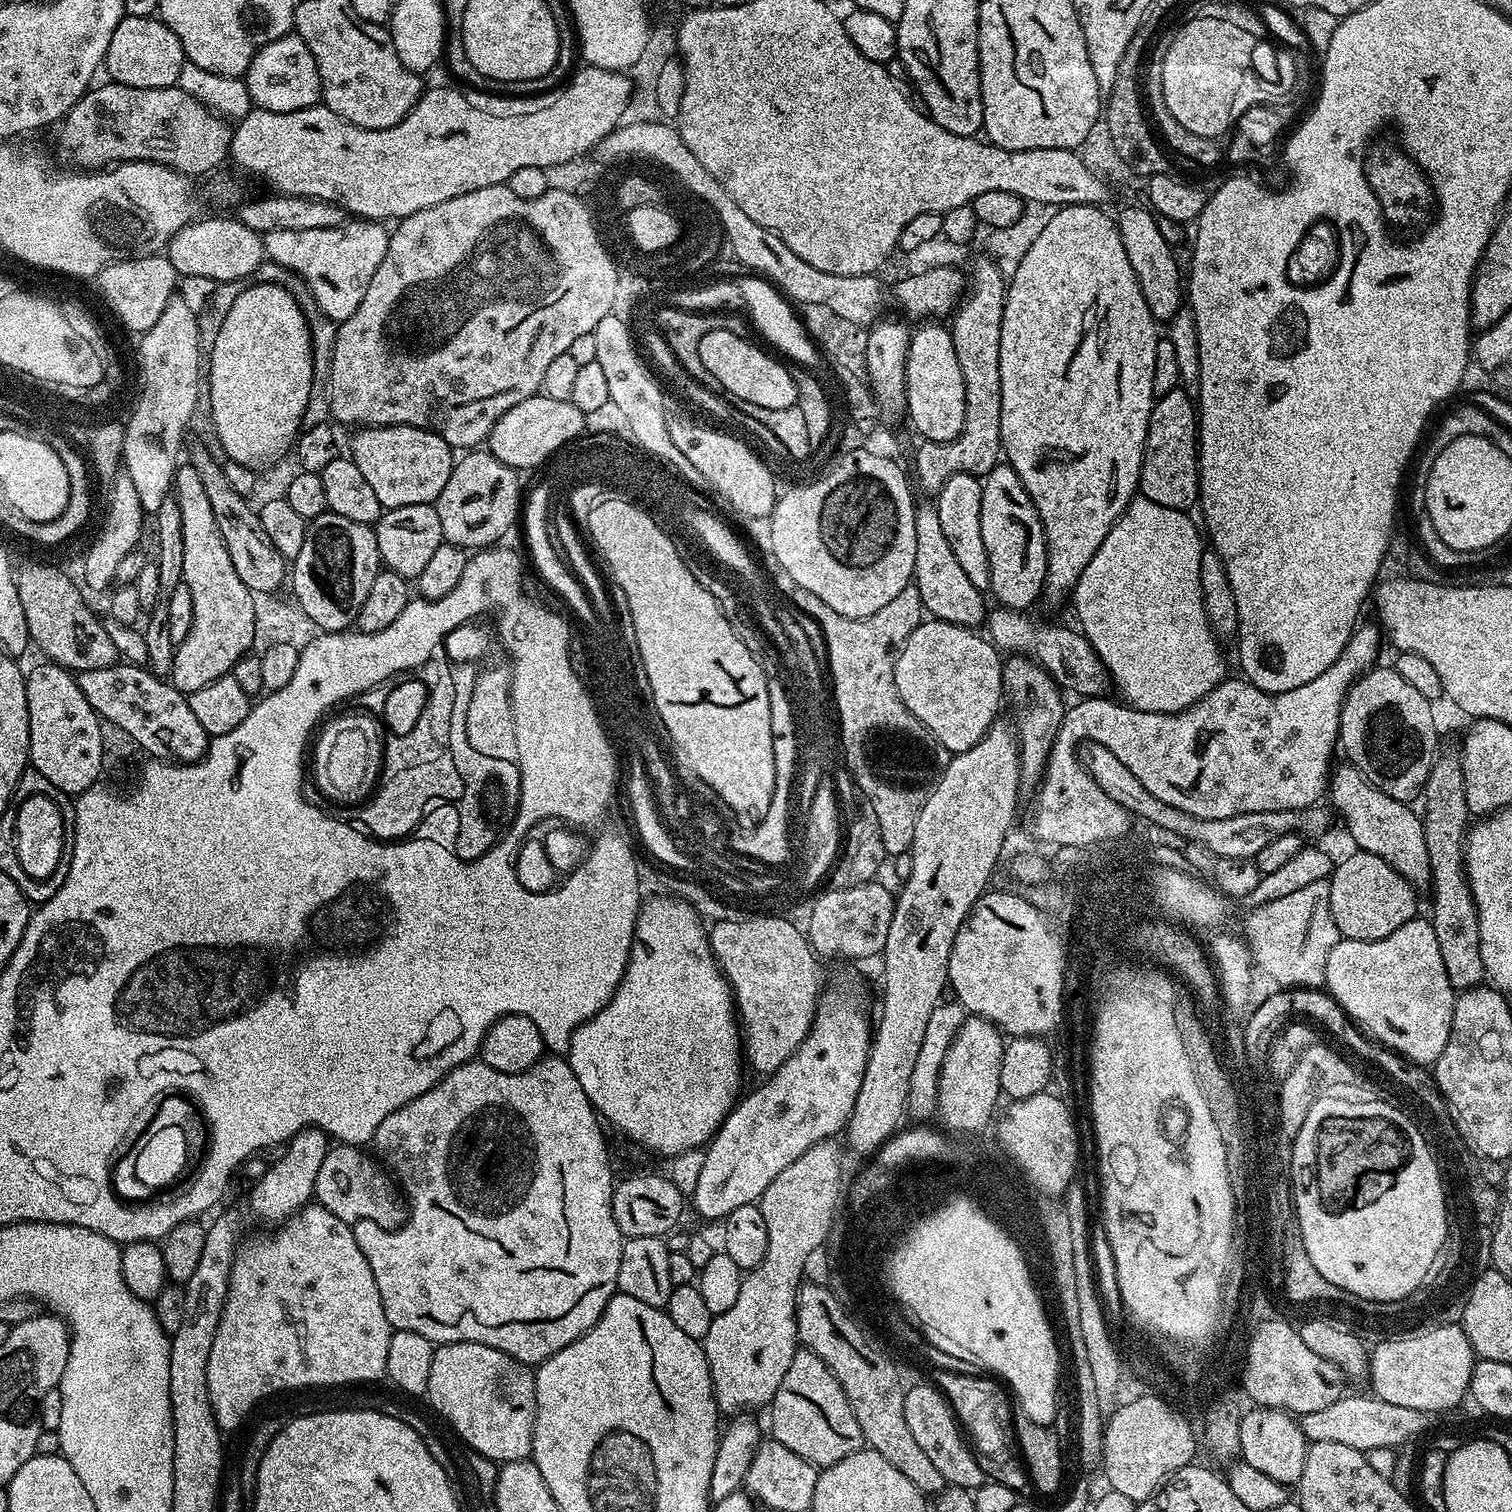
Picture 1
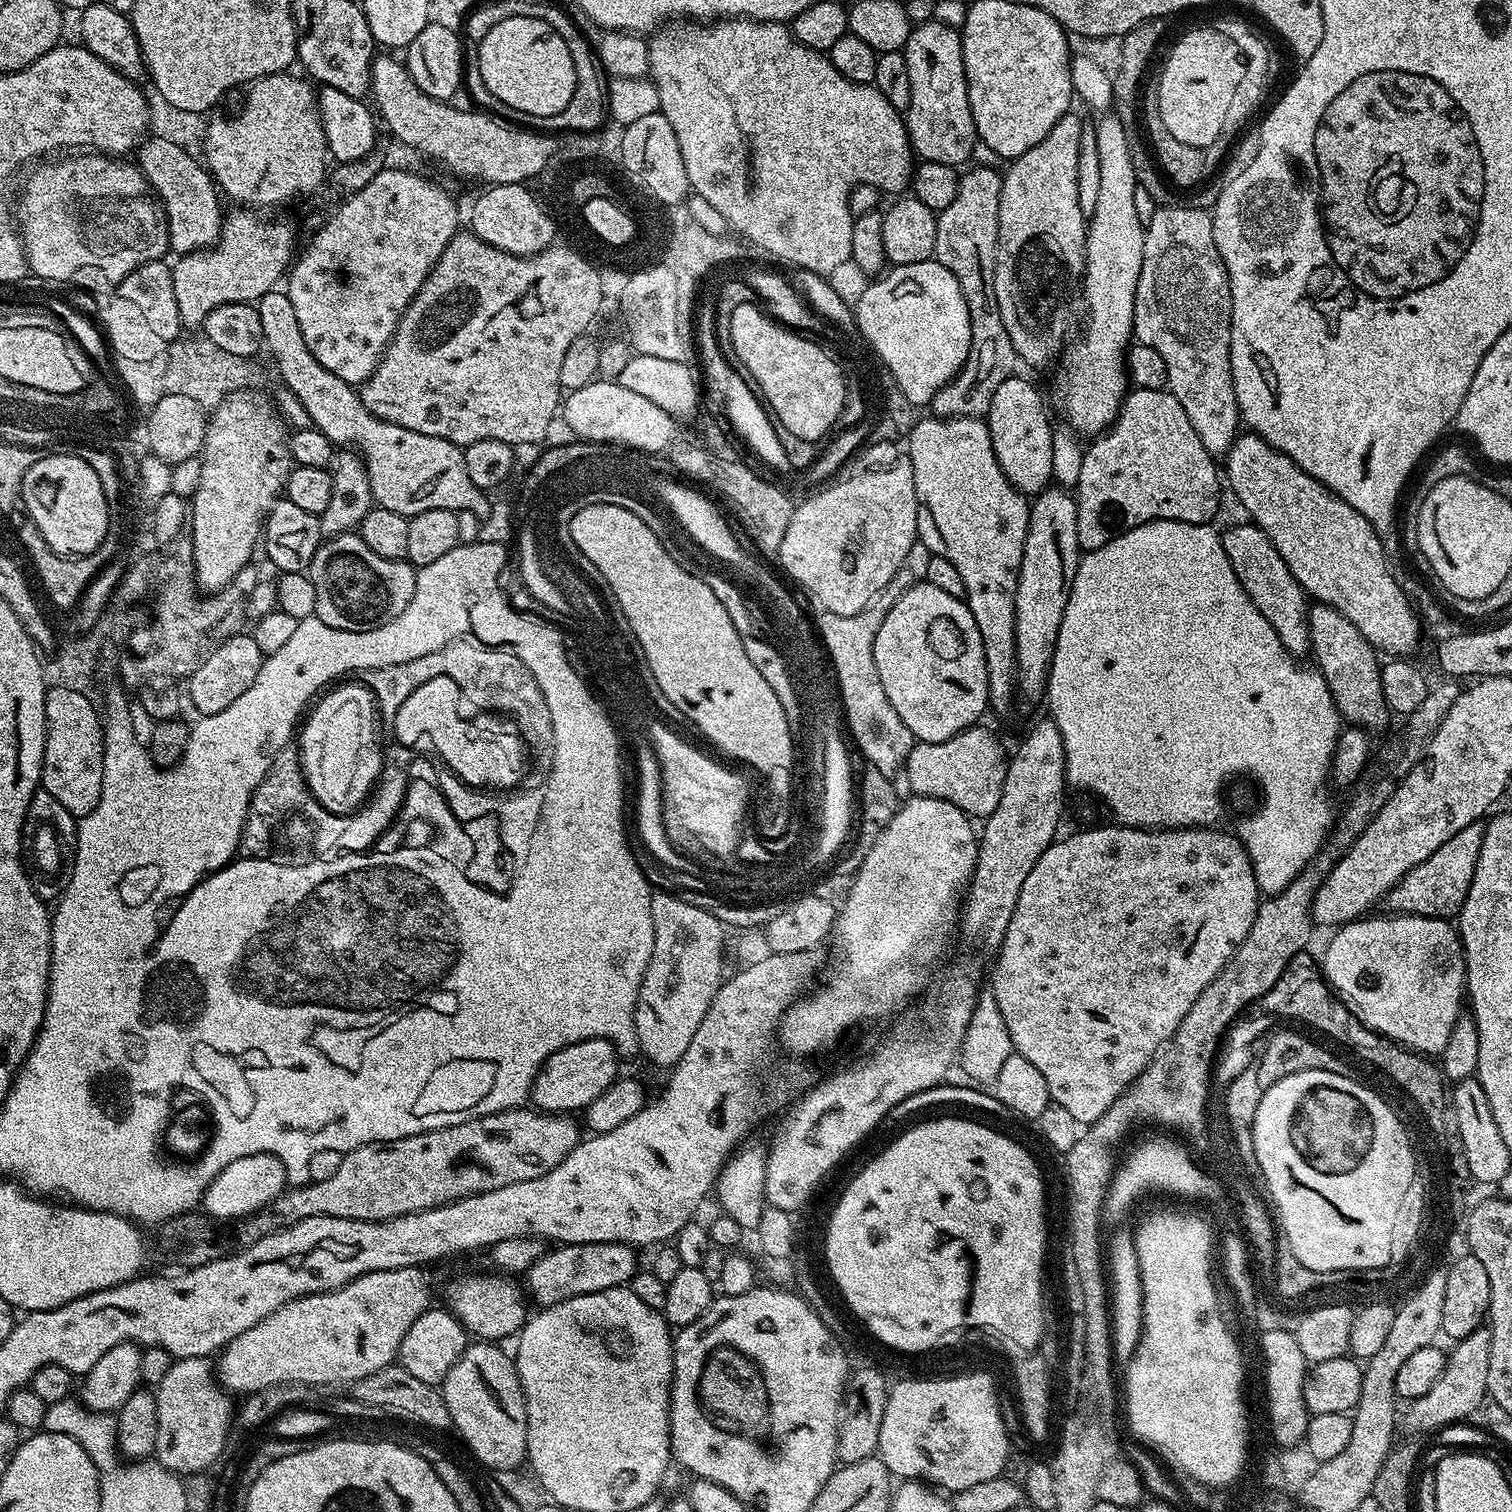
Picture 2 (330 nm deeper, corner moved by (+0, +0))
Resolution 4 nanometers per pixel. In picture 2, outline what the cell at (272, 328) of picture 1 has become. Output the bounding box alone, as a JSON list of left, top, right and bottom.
[190,391,294,594]

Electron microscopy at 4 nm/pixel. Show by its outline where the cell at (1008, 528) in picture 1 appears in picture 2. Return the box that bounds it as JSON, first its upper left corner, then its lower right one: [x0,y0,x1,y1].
[986,374,1054,498]

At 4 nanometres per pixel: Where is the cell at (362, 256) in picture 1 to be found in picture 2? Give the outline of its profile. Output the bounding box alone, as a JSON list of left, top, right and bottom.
[286,166,461,386]

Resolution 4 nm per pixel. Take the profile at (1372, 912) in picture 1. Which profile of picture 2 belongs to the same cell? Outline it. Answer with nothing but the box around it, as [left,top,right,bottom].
[1386,820,1484,920]

